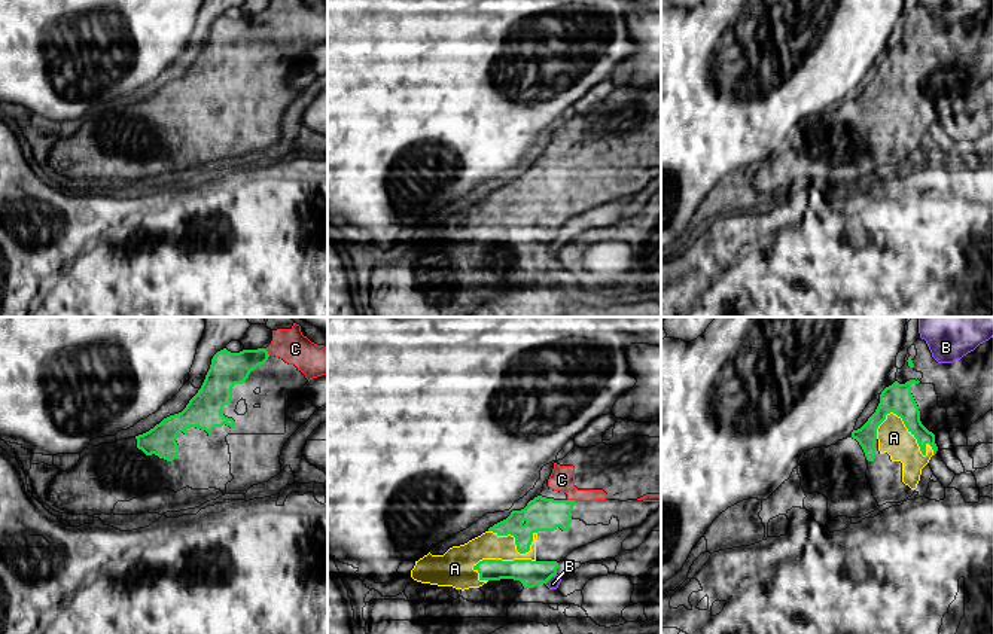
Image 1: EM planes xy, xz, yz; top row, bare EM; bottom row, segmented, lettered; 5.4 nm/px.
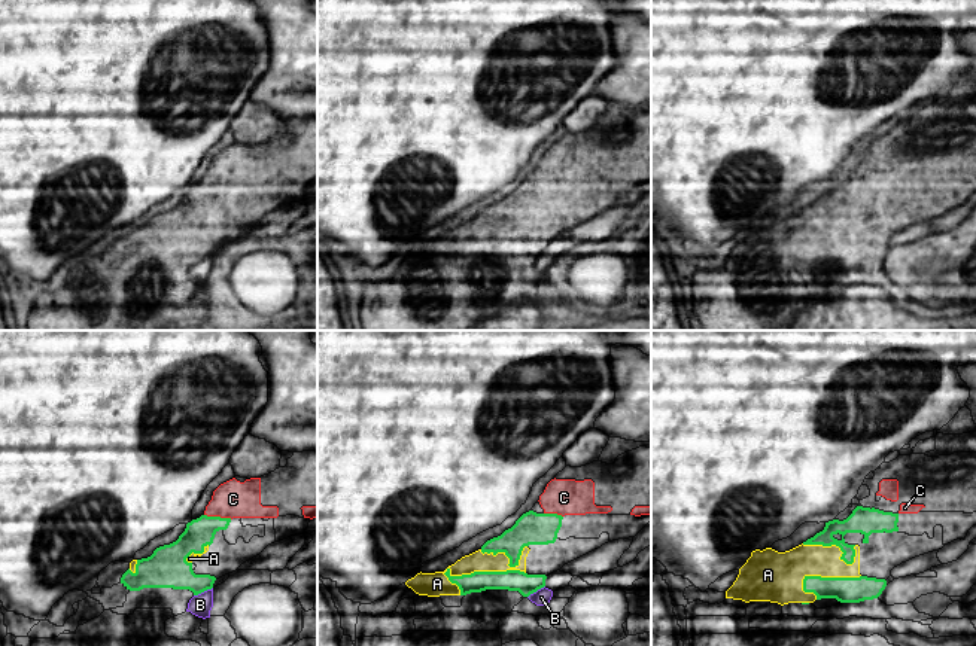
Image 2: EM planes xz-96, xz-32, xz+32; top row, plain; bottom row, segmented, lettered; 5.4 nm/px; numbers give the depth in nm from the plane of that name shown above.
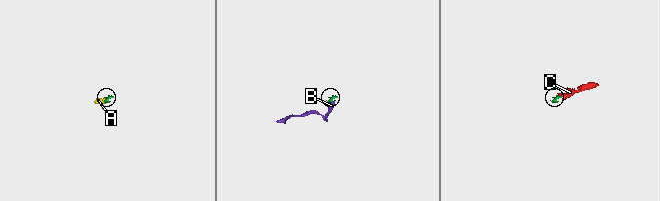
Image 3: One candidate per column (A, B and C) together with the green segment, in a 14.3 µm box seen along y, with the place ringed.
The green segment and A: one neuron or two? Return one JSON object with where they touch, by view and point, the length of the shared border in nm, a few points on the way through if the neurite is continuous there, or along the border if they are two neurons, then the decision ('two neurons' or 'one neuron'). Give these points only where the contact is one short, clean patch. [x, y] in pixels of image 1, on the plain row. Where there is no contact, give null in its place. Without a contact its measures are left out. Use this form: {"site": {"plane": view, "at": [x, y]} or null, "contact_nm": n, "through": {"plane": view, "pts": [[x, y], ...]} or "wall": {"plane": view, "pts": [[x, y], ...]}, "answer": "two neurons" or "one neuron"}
{"site": {"plane": "yz", "at": [911, 100]}, "contact_nm": 340, "answer": "one neuron"}

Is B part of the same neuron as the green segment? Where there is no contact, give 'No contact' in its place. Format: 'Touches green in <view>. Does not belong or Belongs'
Touches green in xz. Does not belong

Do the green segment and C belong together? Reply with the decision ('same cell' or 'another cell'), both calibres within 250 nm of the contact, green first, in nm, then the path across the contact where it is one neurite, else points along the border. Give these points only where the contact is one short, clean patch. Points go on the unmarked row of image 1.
same cell; 190 nm thick on the green side, 130 nm on the other

